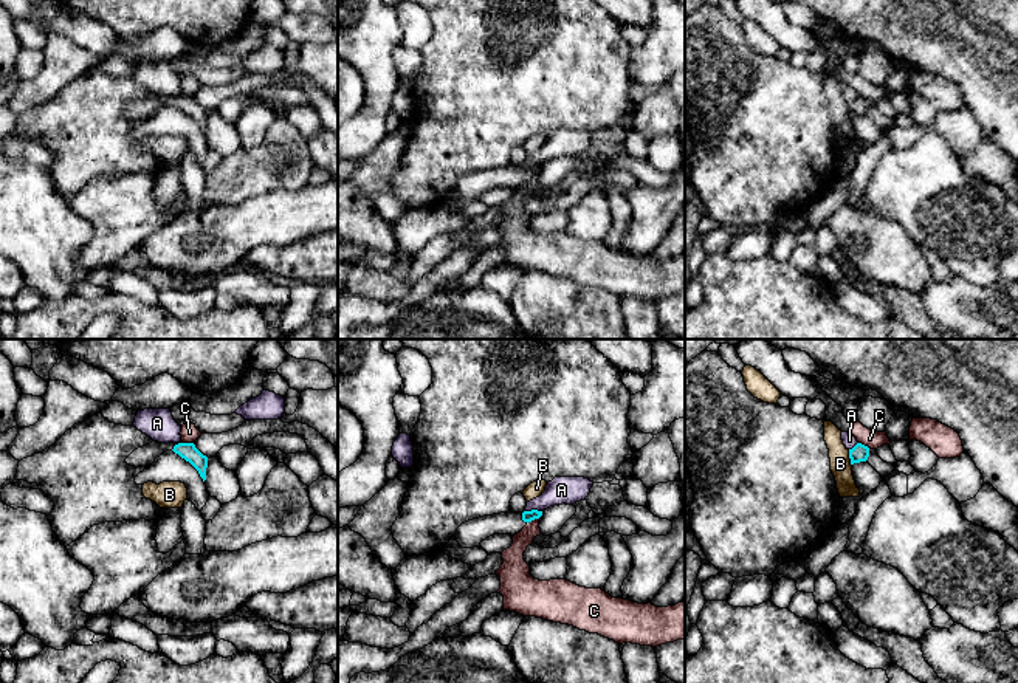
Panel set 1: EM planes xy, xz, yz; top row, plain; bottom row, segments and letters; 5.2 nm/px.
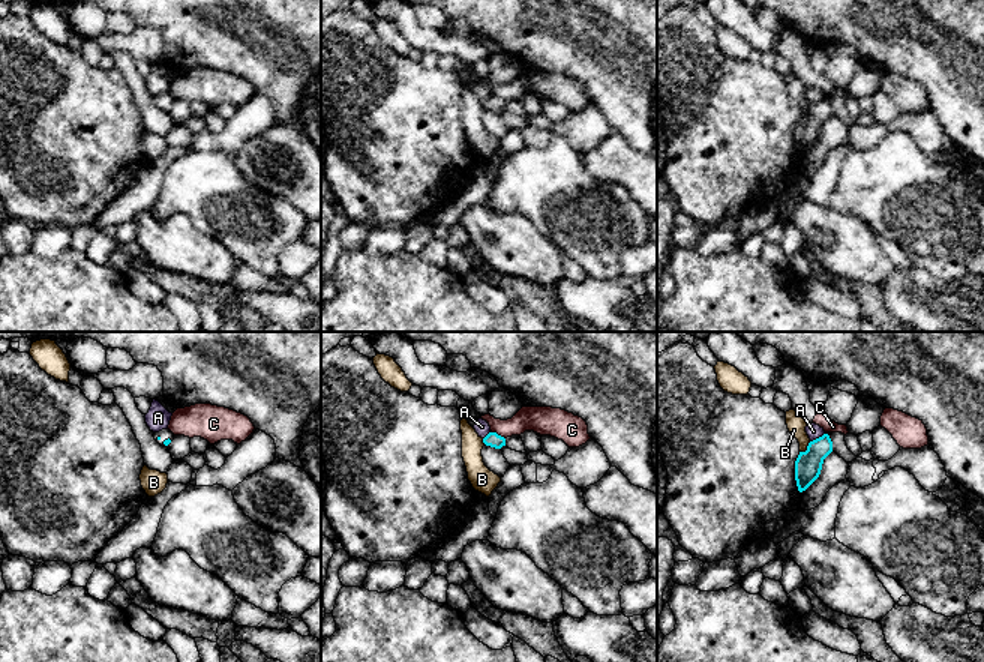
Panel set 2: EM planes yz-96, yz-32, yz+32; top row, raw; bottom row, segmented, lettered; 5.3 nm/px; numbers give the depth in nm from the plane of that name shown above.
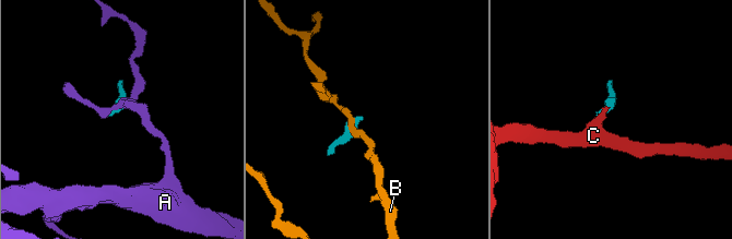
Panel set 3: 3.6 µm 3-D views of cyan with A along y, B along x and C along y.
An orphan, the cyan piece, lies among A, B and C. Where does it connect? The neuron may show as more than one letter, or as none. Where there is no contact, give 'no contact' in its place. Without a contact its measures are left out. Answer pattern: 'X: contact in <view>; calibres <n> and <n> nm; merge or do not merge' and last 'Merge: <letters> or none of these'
A: contact in xz; calibres 60 and 140 nm; do not merge
B: contact in yz; calibres 90 and 110 nm; do not merge
C: contact in xz; calibres 60 and 120 nm; do not merge
Merge: none of these

